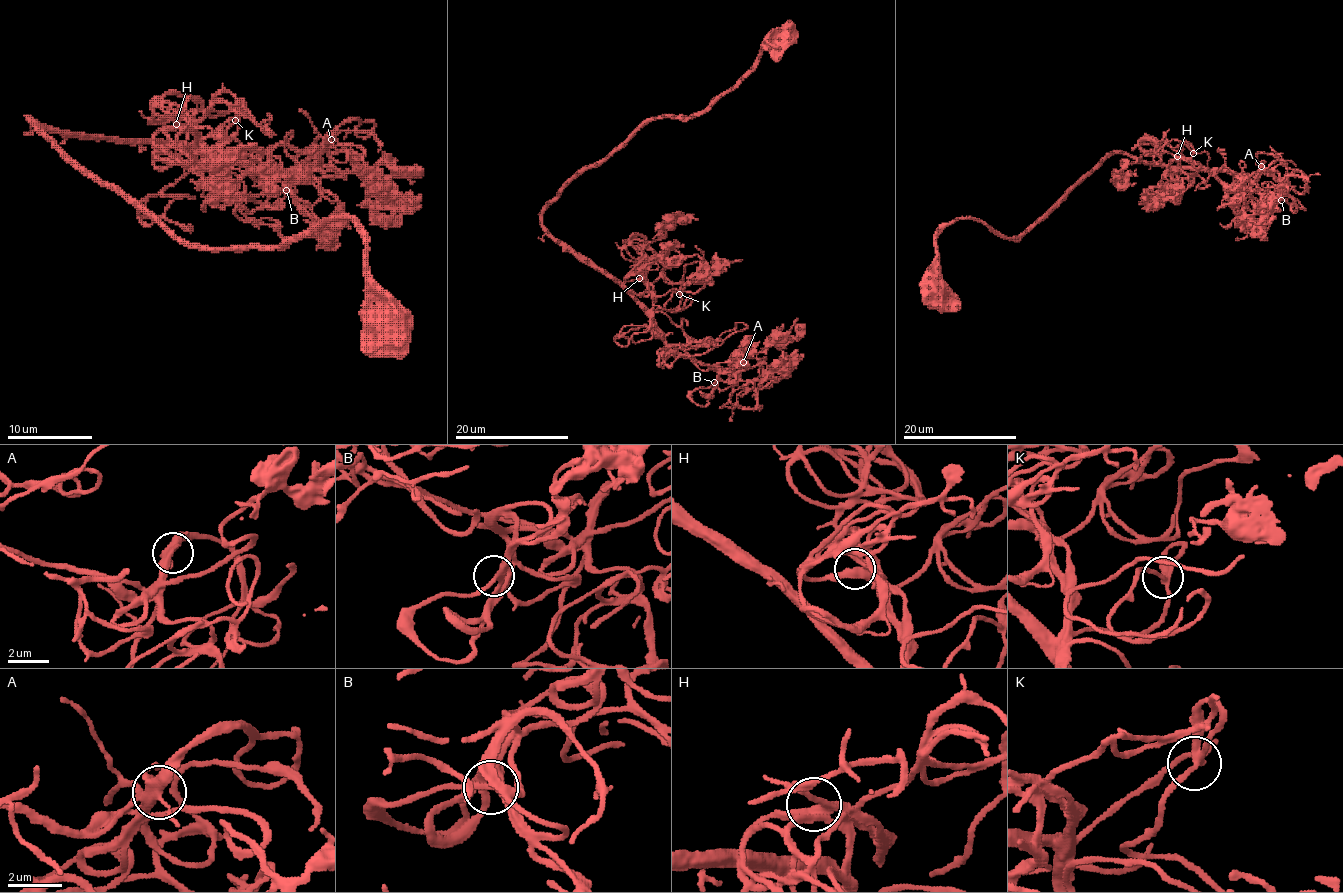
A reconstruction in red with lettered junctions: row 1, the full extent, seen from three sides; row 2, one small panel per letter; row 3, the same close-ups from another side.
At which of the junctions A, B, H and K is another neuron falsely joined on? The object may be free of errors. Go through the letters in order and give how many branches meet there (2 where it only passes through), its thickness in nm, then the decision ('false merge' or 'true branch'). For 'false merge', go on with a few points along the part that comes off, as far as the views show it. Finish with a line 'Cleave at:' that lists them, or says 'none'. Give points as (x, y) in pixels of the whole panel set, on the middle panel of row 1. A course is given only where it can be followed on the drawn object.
A: branches 4; calibre 360 nm; true branch
B: branches 4; calibre 240 nm; true branch
H: branches 4; calibre 360 nm; true branch
K: branches 4; calibre 240 nm; true branch
Cleave at: none

